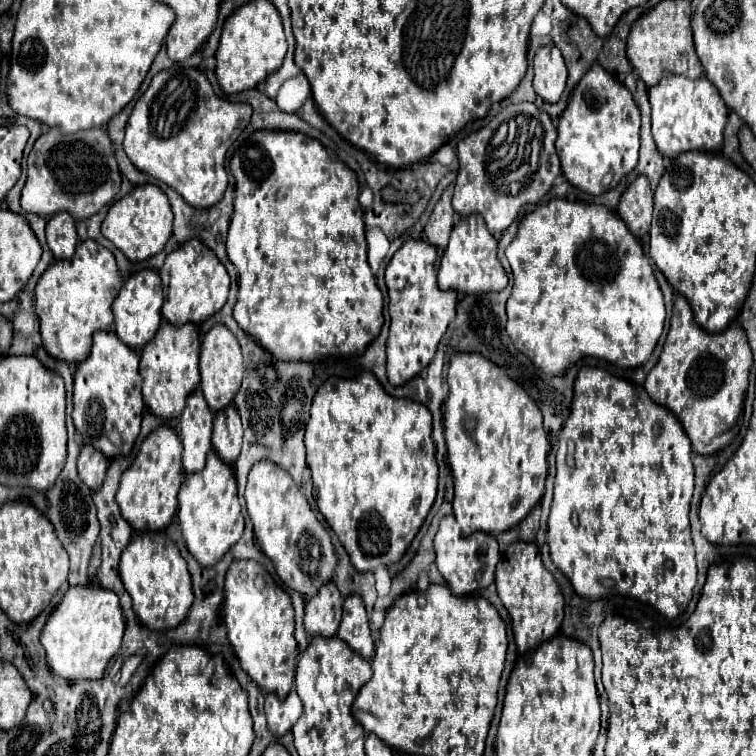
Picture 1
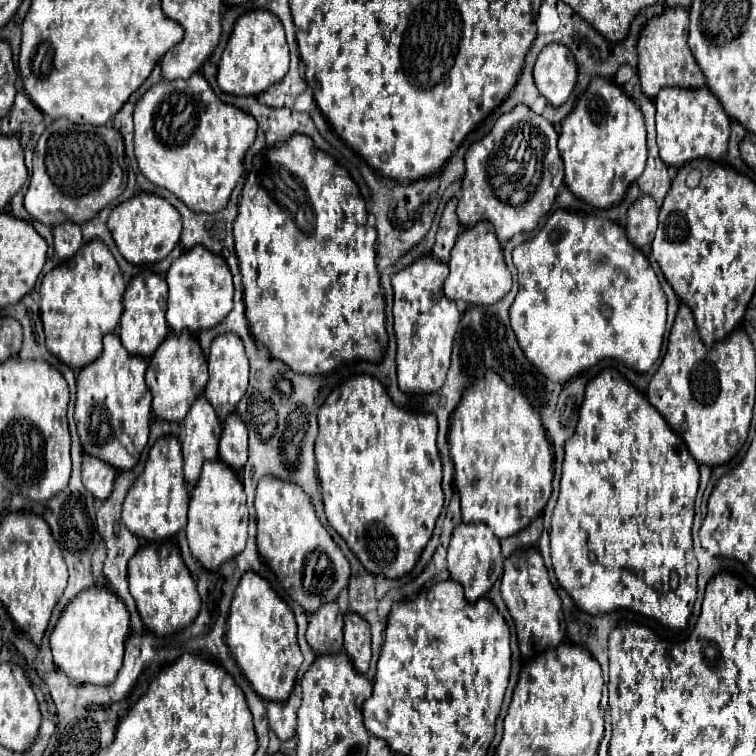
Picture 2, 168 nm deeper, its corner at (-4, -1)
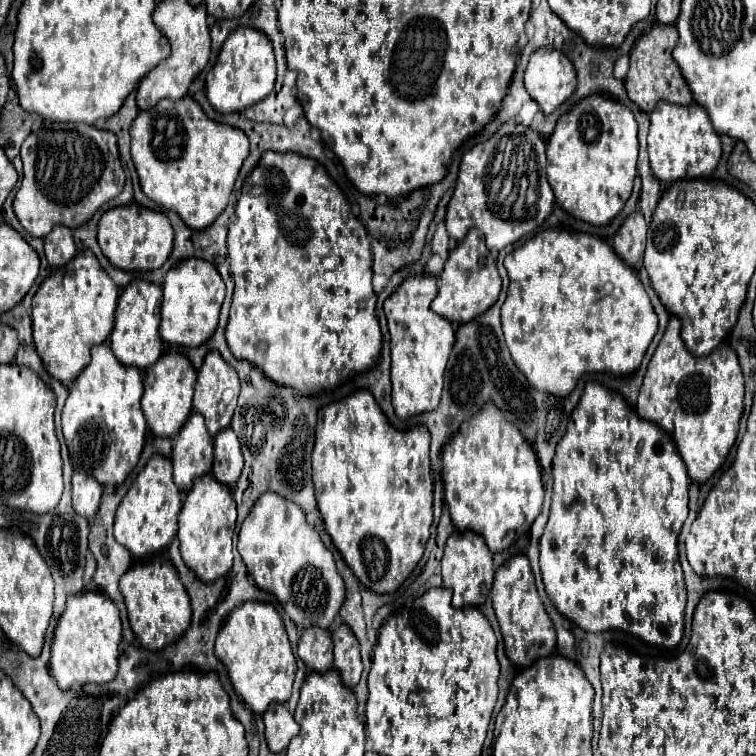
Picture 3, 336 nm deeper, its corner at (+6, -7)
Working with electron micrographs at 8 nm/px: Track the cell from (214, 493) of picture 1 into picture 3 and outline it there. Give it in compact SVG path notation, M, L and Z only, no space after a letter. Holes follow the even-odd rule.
M210 474L200 476L184 500L184 506L178 516L178 526L182 560L202 582L210 584L222 578L232 568L232 536L236 526L236 504L232 498L232 490L226 484L220 484Z

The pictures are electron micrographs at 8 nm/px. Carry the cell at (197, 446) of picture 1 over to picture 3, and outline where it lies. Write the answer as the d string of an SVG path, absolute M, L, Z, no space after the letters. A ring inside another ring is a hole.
M192 412L182 426L172 450L174 482L180 490L190 490L198 476L210 472L212 448L214 440L204 426L204 418Z

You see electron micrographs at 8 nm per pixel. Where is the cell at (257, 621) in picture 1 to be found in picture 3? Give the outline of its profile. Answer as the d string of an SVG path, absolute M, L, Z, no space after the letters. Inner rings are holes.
M244 602L228 616L216 638L216 656L228 668L228 676L236 694L256 714L272 702L286 702L292 694L296 674L296 658L290 648L284 622L272 604Z

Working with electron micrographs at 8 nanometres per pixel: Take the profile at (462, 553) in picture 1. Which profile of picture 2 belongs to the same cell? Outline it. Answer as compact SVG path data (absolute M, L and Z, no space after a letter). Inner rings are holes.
M458 524L452 532L450 546L448 546L448 572L450 578L462 584L466 600L476 602L478 598L486 596L488 590L494 586L494 582L502 576L502 554L500 554L500 542L494 536L494 532L486 524L476 524L476 528Z

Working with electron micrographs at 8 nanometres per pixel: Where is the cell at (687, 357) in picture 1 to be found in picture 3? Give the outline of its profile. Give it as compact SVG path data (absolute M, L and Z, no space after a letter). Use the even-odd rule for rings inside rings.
M670 316L668 328L648 364L636 414L660 426L682 456L692 482L706 482L726 460L744 408L744 376L734 350L720 344L708 356L692 356L680 338L680 320Z

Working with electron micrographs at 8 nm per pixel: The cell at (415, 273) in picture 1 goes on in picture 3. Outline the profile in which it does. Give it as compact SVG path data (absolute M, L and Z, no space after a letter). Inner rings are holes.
M422 274L404 280L398 290L384 302L384 312L392 336L392 404L396 416L402 420L414 414L432 412L440 404L444 372L454 344L454 328L450 320L430 310L430 304L436 296L436 278Z

